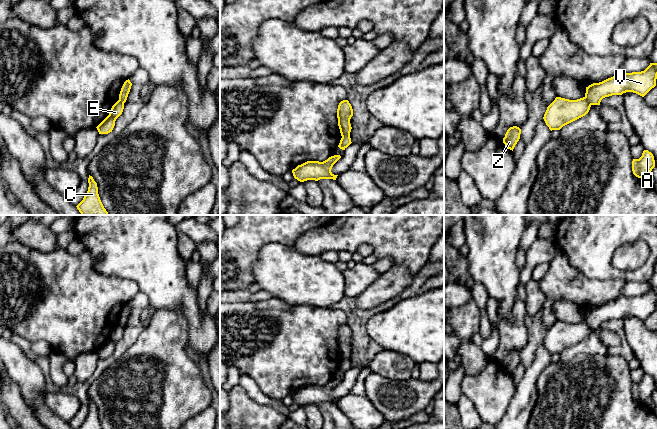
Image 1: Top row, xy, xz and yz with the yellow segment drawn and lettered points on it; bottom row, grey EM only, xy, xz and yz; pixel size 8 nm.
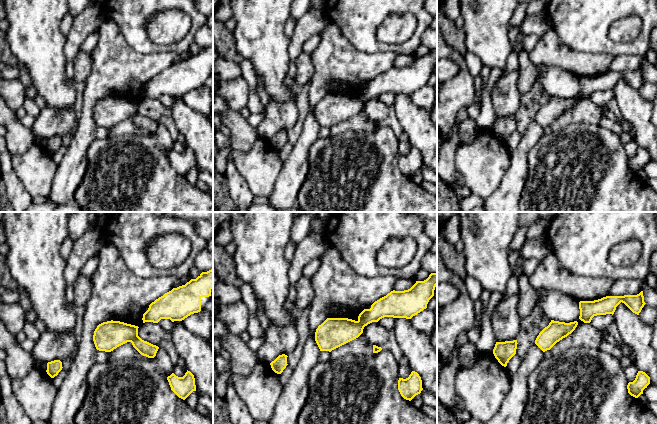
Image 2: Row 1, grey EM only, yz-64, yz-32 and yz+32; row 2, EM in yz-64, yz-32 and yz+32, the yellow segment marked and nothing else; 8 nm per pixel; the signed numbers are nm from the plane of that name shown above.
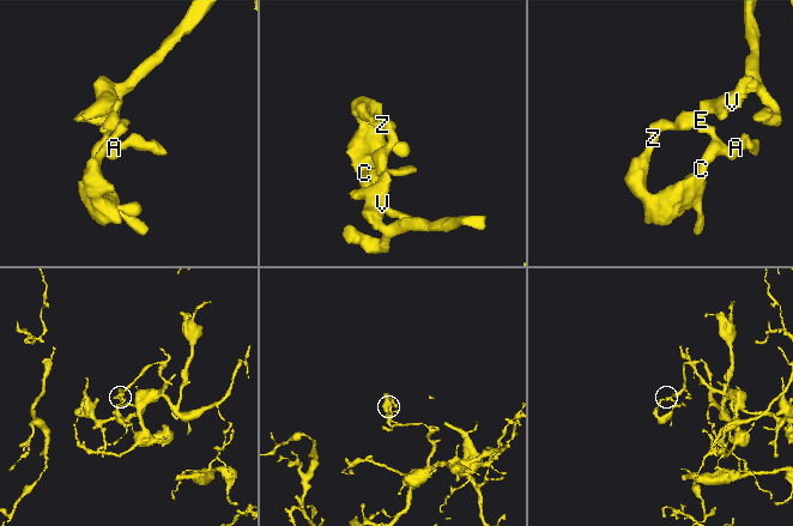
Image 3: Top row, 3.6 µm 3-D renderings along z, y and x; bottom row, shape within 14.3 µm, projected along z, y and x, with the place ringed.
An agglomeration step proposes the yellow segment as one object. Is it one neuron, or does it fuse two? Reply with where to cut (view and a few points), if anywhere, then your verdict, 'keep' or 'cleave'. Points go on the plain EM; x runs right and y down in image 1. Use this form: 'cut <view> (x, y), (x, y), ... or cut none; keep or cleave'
cut xz (349, 357), (342, 361); cleave

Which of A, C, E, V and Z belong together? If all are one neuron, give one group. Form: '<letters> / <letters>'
A C E Z / V

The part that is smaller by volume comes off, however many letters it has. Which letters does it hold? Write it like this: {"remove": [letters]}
{"remove": ["A", "C", "E", "Z"]}

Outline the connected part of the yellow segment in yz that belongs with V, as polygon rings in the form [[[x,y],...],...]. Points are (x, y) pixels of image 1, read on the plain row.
[[[657,287],[641,296],[626,297],[620,295],[615,300],[586,311],[585,322],[591,329],[600,329],[603,322],[633,316],[644,321],[656,310]]]

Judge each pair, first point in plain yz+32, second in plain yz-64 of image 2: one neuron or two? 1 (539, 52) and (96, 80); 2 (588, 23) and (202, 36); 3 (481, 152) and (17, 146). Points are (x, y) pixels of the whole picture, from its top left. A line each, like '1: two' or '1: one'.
1: one
2: two
3: two

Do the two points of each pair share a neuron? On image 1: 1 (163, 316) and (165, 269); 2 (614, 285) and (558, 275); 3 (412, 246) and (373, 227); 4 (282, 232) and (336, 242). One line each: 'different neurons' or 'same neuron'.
1: different neurons
2: same neuron
3: same neuron
4: different neurons

